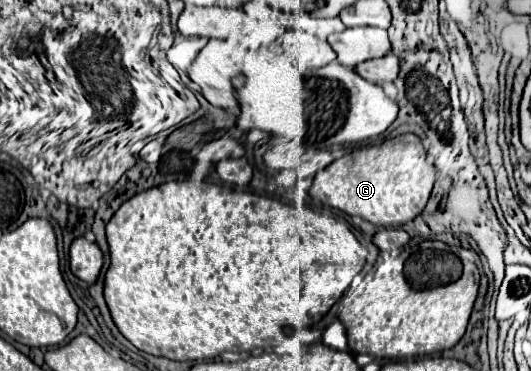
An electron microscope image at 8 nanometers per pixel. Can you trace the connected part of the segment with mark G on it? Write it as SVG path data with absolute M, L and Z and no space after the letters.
M399 135L379 145L361 147L335 159L313 177L309 195L347 215L357 215L379 227L397 227L413 221L431 195L435 167L427 163L425 149L417 135Z

